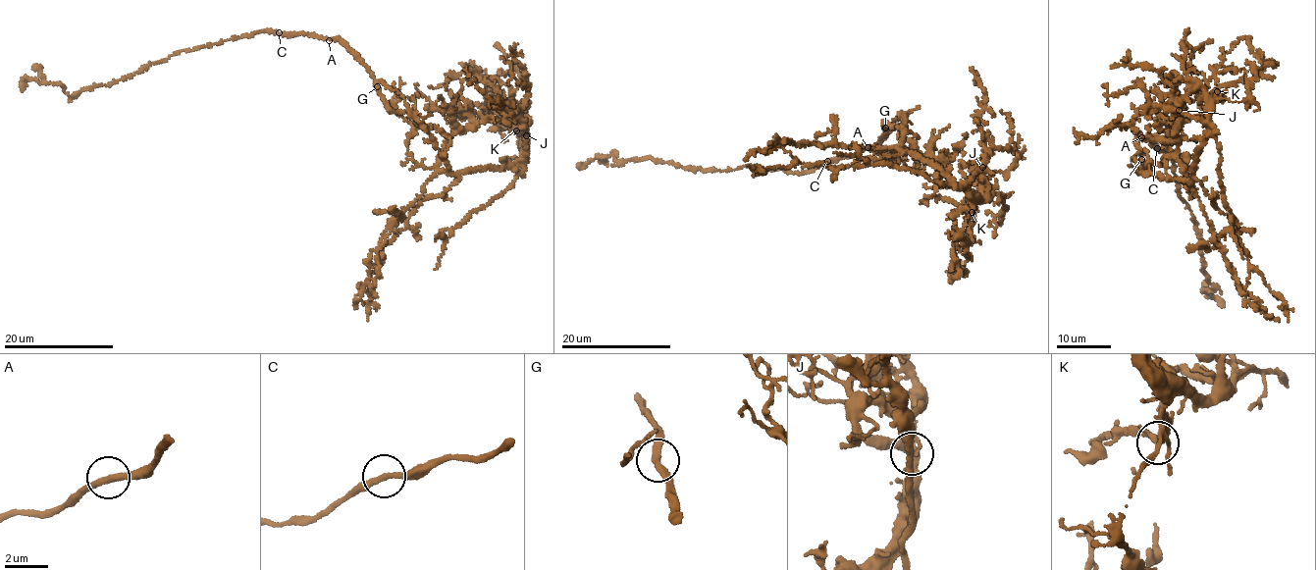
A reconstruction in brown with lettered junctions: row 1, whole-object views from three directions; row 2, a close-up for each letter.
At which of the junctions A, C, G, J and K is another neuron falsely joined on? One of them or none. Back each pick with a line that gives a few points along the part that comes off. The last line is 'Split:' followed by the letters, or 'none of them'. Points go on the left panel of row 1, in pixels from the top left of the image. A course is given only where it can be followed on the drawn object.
Split: none of them

